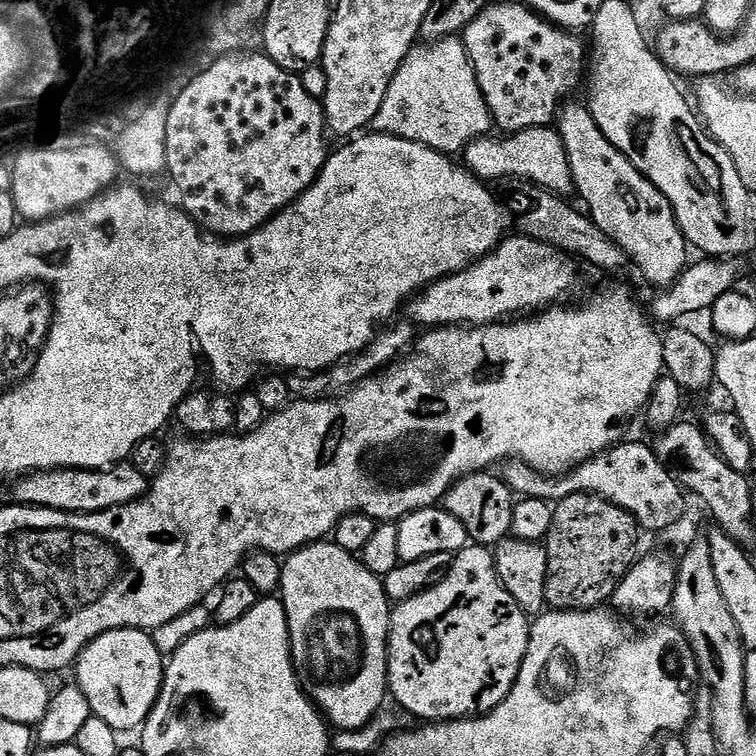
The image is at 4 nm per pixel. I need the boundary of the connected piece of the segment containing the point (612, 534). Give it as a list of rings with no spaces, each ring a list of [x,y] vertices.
[[[576,492],[553,507],[554,522],[546,541],[548,577],[547,607],[584,612],[611,601],[616,587],[638,559],[642,529],[629,512],[591,492]]]

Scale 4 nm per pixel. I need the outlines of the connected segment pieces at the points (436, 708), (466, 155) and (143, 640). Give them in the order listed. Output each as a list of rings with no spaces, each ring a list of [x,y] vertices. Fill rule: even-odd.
[[[469,546],[467,548],[462,549],[462,551],[455,553],[455,560],[453,562],[453,566],[449,571],[448,576],[444,581],[433,585],[430,588],[425,589],[423,592],[420,592],[414,597],[410,597],[409,600],[402,601],[397,603],[395,607],[392,609],[392,629],[388,631],[388,686],[390,689],[391,699],[394,701],[397,700],[398,703],[401,704],[402,707],[405,708],[406,711],[409,712],[412,716],[417,716],[417,721],[420,722],[443,722],[446,720],[463,720],[465,718],[471,718],[474,716],[482,716],[485,712],[493,712],[497,706],[501,704],[506,698],[506,694],[510,694],[510,690],[514,686],[514,682],[518,678],[518,674],[520,673],[520,667],[522,666],[522,662],[524,661],[524,655],[528,653],[528,637],[530,635],[530,620],[525,612],[518,606],[518,602],[514,602],[514,598],[510,598],[510,594],[504,587],[502,586],[502,582],[498,578],[498,574],[496,573],[496,557],[493,555],[491,551],[487,547],[484,546]]]
[[[555,127],[531,128],[505,135],[505,140],[495,140],[495,135],[489,134],[473,144],[468,145],[462,153],[462,160],[471,171],[481,178],[500,176],[505,172],[508,176],[527,178],[539,188],[557,194],[568,194],[573,191],[570,158],[566,154],[566,146],[559,131]]]
[[[119,628],[104,632],[84,647],[84,652],[74,665],[75,683],[89,698],[92,715],[102,718],[102,722],[110,722],[110,726],[120,734],[131,728],[143,729],[153,706],[158,702],[160,691],[164,688],[166,656],[160,653],[159,646],[148,636],[151,635],[142,628]]]

